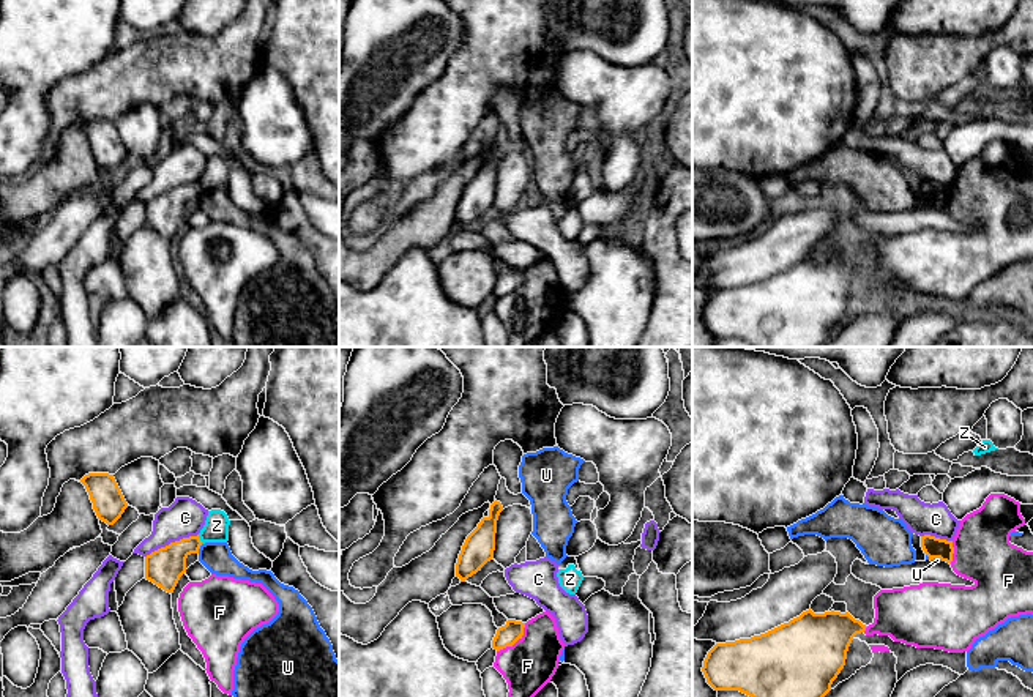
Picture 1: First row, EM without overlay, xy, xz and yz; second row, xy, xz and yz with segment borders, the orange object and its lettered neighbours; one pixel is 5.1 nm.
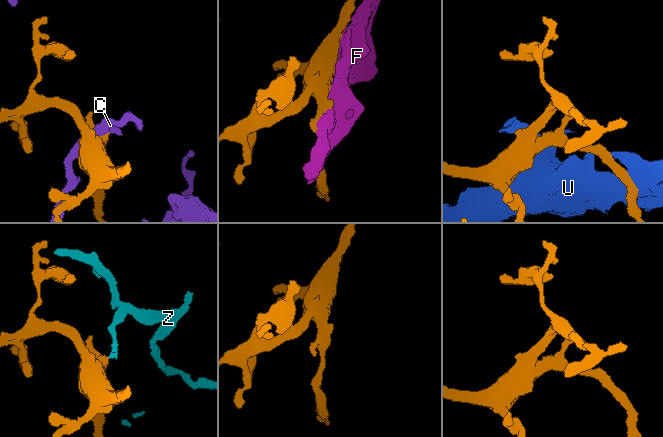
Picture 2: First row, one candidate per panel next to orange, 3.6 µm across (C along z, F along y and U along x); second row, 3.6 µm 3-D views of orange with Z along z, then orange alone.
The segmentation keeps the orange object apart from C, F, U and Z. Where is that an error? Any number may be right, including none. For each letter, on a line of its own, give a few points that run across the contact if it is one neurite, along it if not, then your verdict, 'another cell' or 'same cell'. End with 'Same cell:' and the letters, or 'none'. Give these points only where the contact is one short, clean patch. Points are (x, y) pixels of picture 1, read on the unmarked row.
C: another cell
F: another cell
U: another cell
Z: line xy (197, 182), (202, 190); another cell
Same cell: none

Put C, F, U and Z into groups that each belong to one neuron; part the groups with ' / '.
C / F / U / Z

